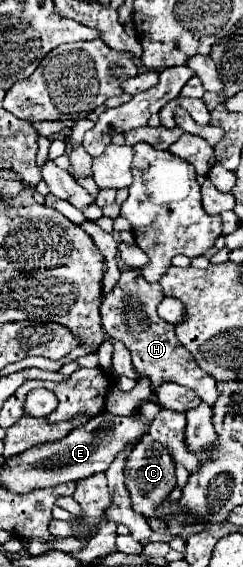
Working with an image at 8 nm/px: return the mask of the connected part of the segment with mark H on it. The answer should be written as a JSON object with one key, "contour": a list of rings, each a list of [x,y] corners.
{"contour":[[[124,269],[118,283],[104,297],[104,301],[100,305],[102,327],[110,337],[120,339],[130,349],[132,365],[134,365],[134,371],[138,373],[136,381],[140,381],[144,377],[150,379],[152,391],[156,391],[158,385],[168,383],[168,381],[190,387],[212,407],[218,399],[216,381],[206,371],[202,371],[198,367],[198,363],[194,363],[194,357],[190,355],[190,351],[186,351],[186,347],[182,347],[182,343],[178,343],[174,325],[170,325],[158,317],[156,307],[162,299],[164,299],[164,295],[162,295],[162,287],[158,283],[150,285],[140,275],[140,271]]]}

